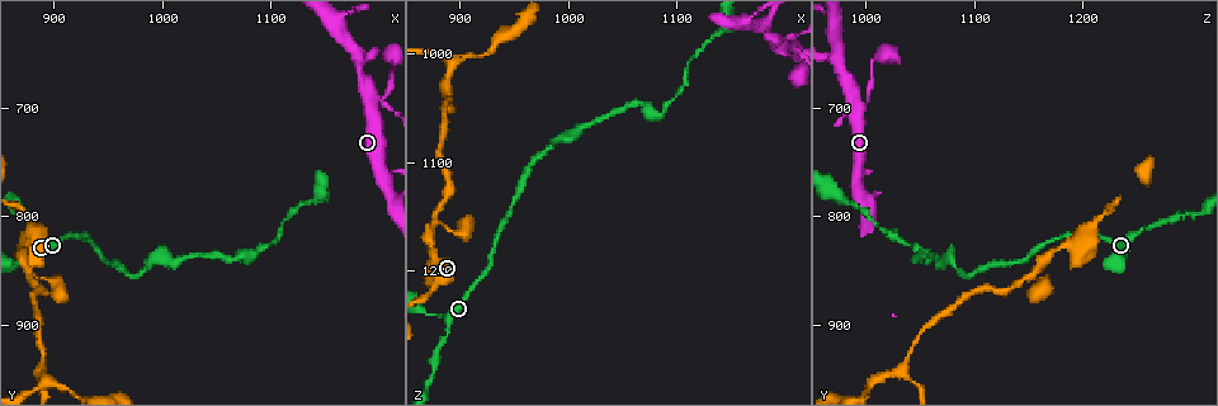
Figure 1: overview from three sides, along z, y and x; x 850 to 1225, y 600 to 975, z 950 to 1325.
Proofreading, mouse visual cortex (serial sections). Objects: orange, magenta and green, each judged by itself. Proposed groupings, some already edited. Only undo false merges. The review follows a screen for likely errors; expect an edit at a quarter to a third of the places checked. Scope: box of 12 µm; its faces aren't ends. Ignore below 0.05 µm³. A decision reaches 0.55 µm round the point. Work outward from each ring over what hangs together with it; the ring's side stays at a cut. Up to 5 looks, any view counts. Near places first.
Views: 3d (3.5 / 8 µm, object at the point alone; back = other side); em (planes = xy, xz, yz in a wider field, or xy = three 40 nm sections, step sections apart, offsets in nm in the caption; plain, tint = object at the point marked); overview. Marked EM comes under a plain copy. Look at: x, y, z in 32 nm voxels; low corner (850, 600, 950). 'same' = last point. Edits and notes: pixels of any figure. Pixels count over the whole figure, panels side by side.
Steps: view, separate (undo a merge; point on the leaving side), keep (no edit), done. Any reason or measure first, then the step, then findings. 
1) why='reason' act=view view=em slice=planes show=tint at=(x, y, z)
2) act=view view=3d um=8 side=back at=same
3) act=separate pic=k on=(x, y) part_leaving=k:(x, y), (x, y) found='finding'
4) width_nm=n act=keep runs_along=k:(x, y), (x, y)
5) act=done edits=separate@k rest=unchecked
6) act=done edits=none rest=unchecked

why='two arms in line, one across' act=view view=3d um=3.5 at=(1194, 700, 998)

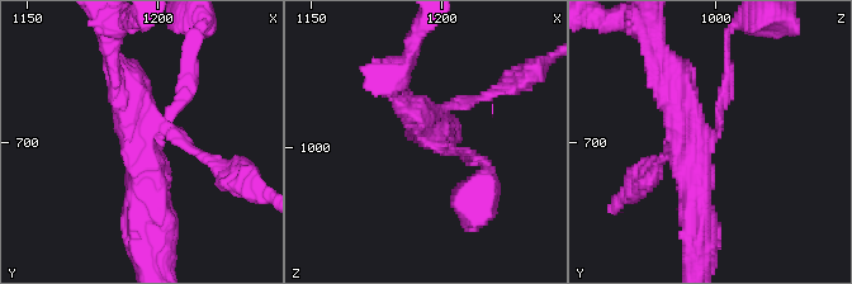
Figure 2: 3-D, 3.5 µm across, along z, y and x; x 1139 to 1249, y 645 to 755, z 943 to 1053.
arms=3 arm_widths_nm=200,400,400 act=view view=em slice=xy step=1 show=tint at=(1196, 701, 999)

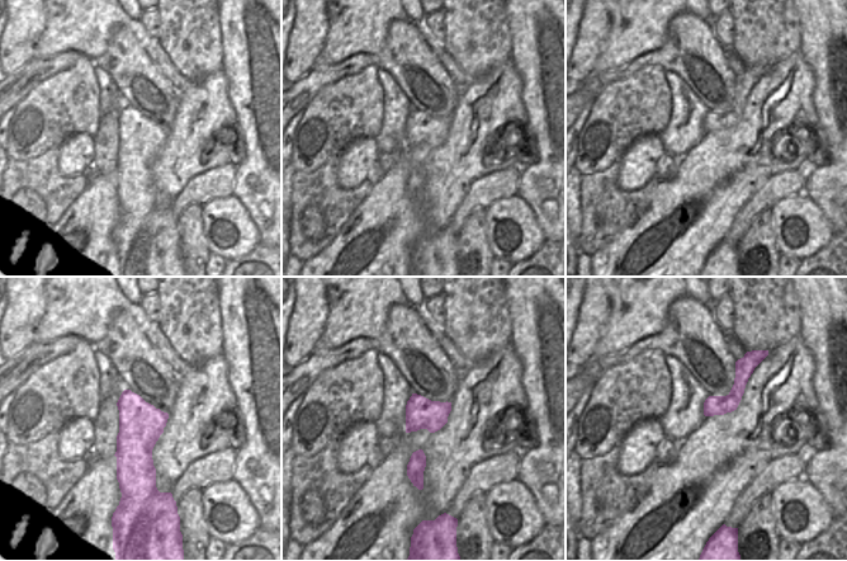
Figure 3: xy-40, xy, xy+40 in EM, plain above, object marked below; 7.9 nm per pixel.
width_nm=260 act=separate pic=2 on=(484, 96) part_leaving=2:(454, 107), (503, 86), (503, 70) found='a second cell is stuck on'

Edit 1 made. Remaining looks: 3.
why='sudden change in width' act=view view=3d um=3.5 at=(1092, 832, 1052)

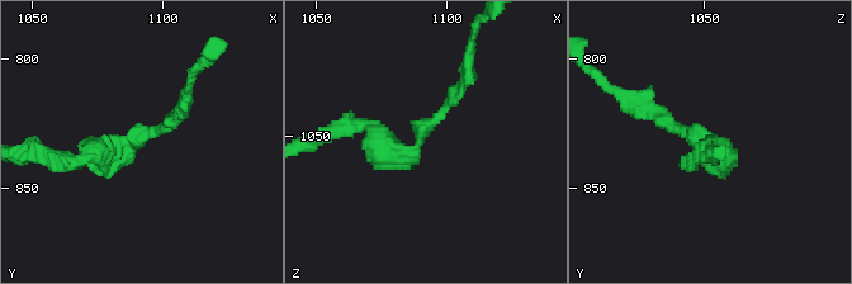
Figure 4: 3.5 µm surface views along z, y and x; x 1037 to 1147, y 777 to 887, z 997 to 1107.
arm_widths_nm=150,200 why='need the tissue' act=view view=em slice=xy step=3 show=tint at=(1088, 832, 1053)

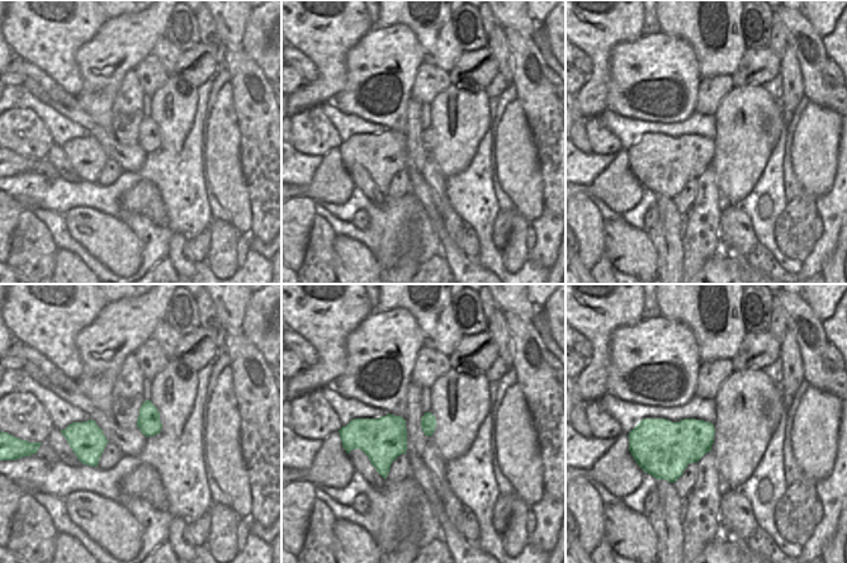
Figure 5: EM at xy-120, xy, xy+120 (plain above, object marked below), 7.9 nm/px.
act=keep runs_along=4:(72, 160), (135, 145), (178, 113) found='one cell here'

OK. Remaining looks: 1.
act=done edits=separate@2 rest=unchecked

